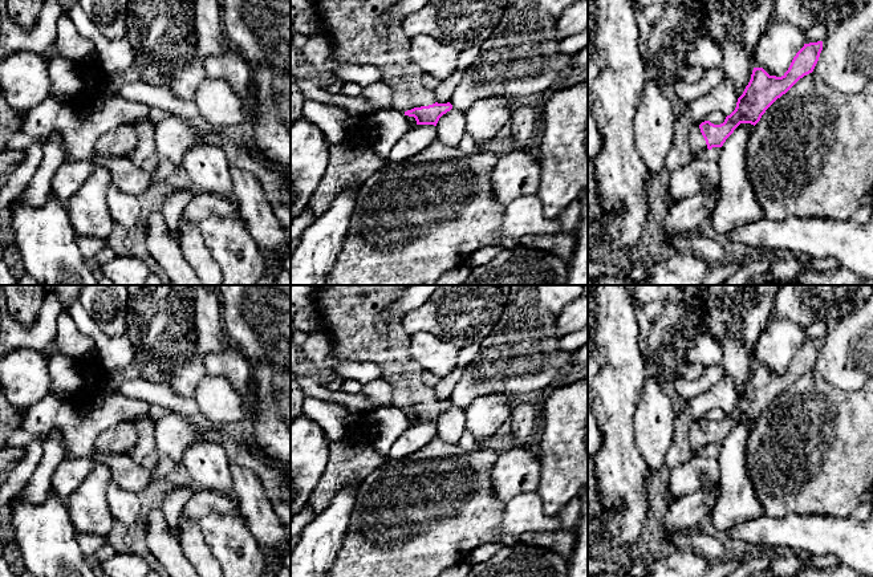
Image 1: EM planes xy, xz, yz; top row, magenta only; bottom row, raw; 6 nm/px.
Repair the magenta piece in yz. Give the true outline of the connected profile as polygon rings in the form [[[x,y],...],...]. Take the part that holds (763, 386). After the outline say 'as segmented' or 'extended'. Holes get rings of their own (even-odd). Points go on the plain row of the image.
[[[823,338],[804,341],[793,354],[788,367],[781,373],[770,373],[763,365],[754,365],[751,377],[738,395],[735,407],[720,422],[705,418],[693,422],[689,442],[693,451],[722,444],[740,420],[756,422],[766,407],[785,391],[800,375],[813,369]]] | extended

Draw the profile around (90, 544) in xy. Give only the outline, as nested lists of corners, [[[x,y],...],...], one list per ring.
[[[77,533],[77,543],[86,557],[93,557],[106,541],[106,537],[101,537],[90,533]]]

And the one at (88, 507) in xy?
[[[94,460],[88,478],[68,497],[68,511],[77,533],[107,537],[114,525],[106,491],[113,481],[106,463]]]

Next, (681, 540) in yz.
[[[674,532],[670,539],[671,539],[673,544],[675,545],[675,548],[679,552],[685,552],[687,549],[691,549],[689,533],[686,533],[686,532]]]

